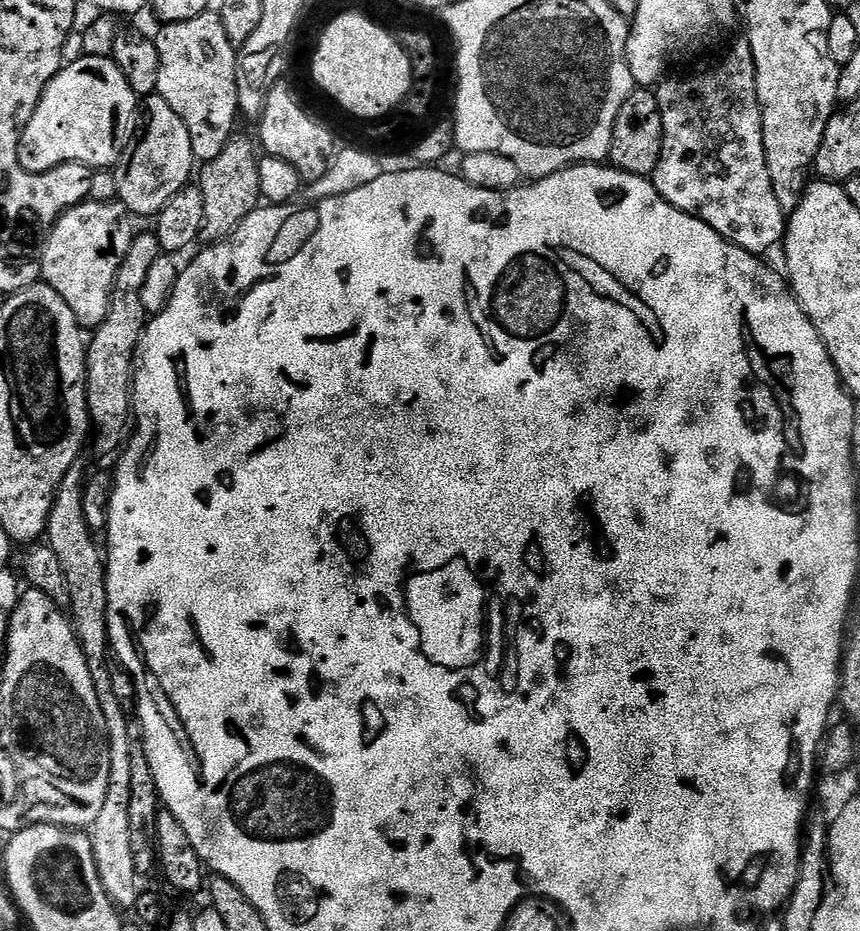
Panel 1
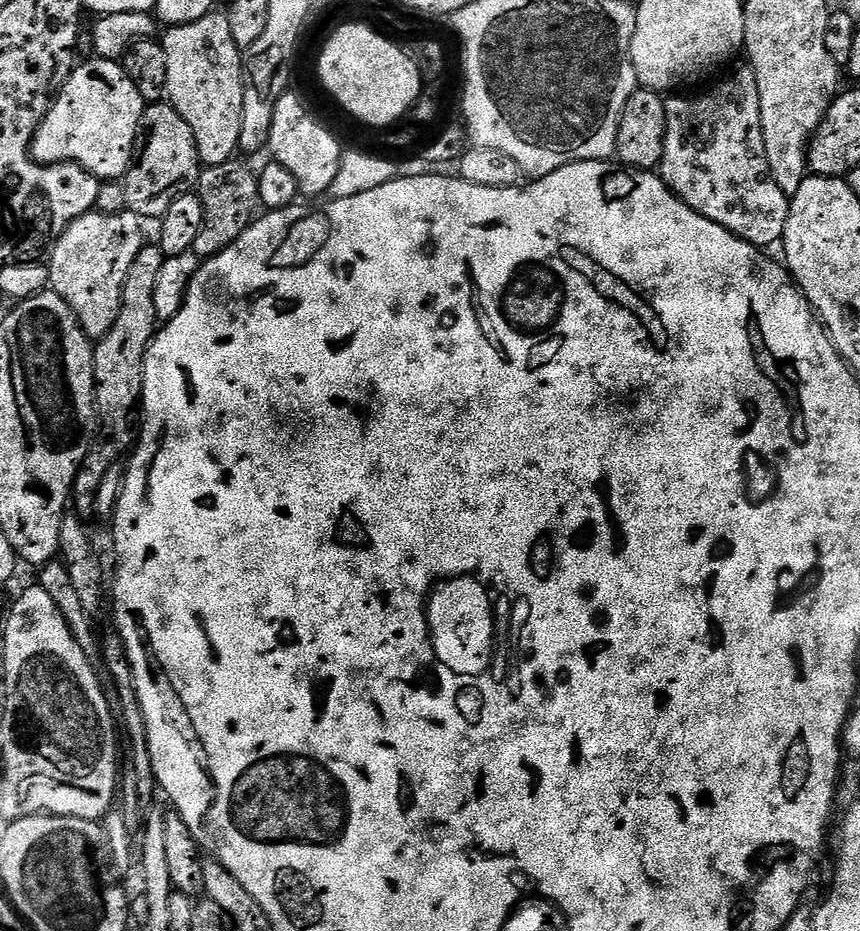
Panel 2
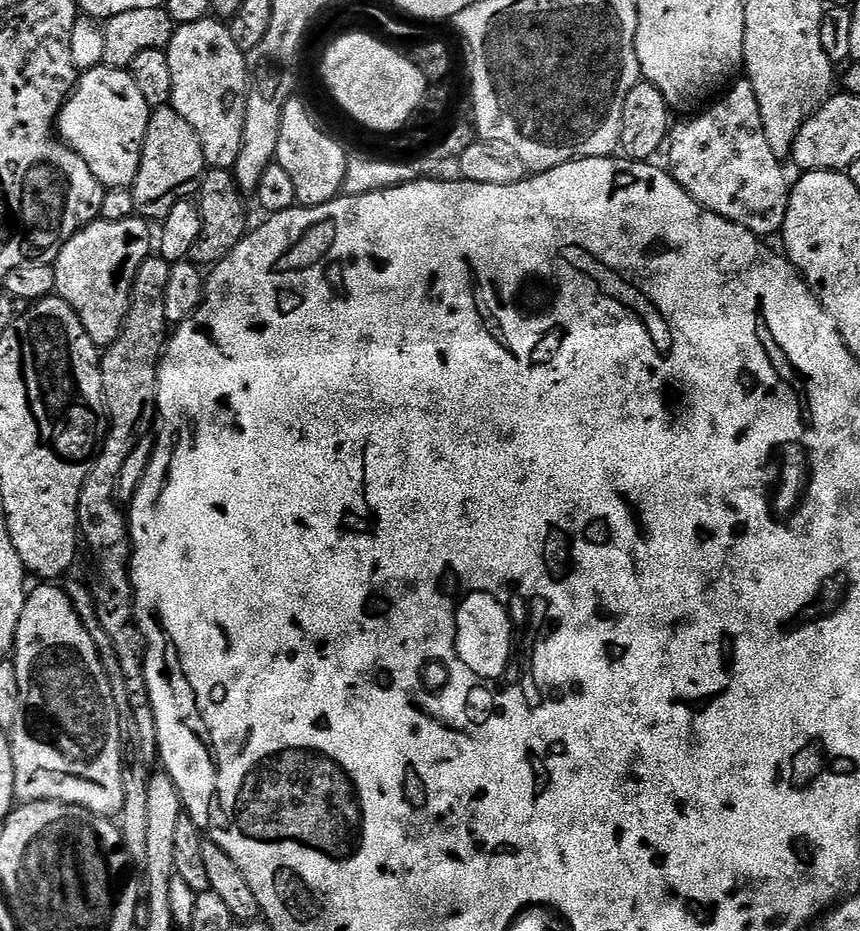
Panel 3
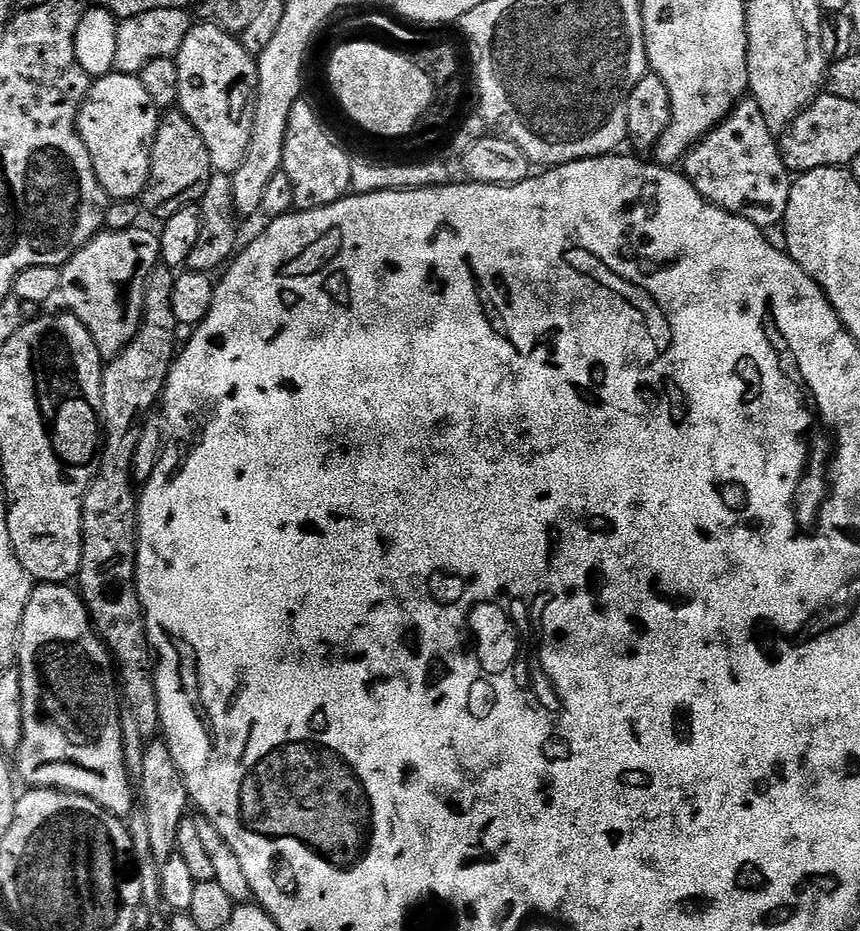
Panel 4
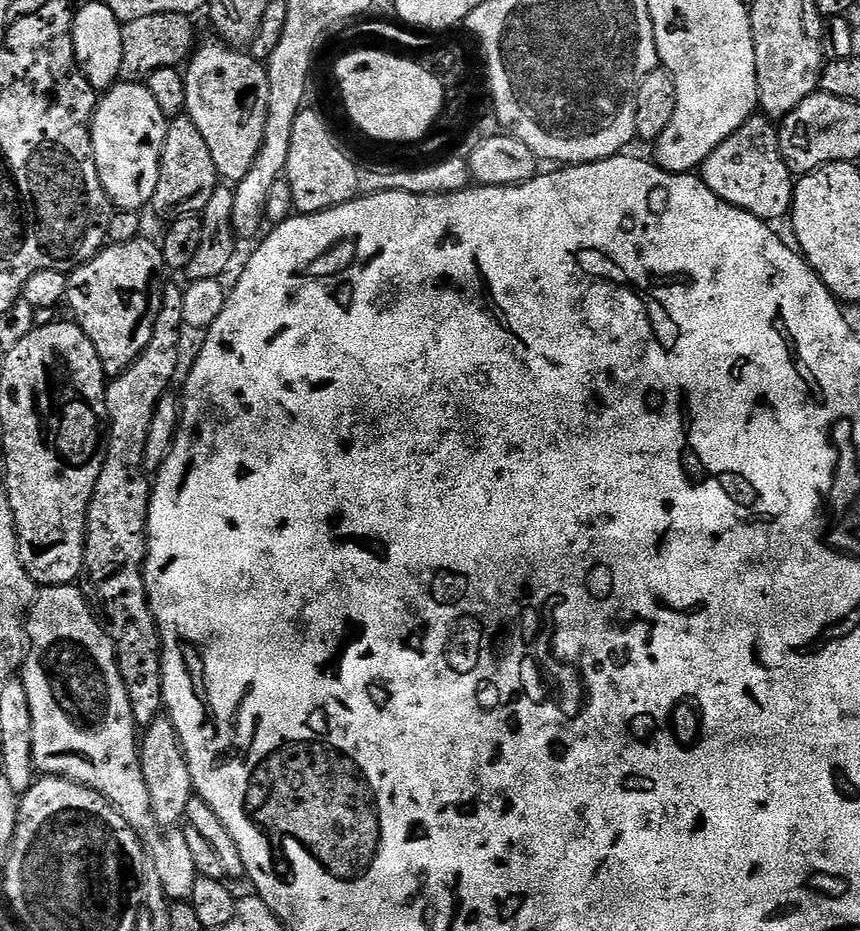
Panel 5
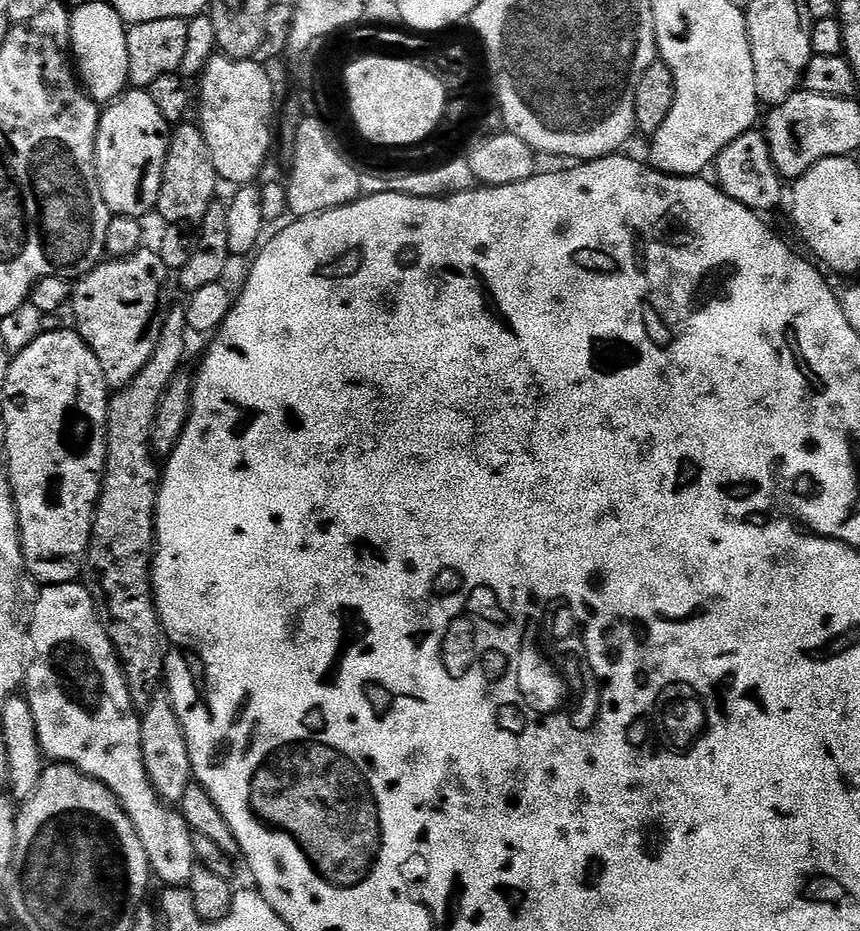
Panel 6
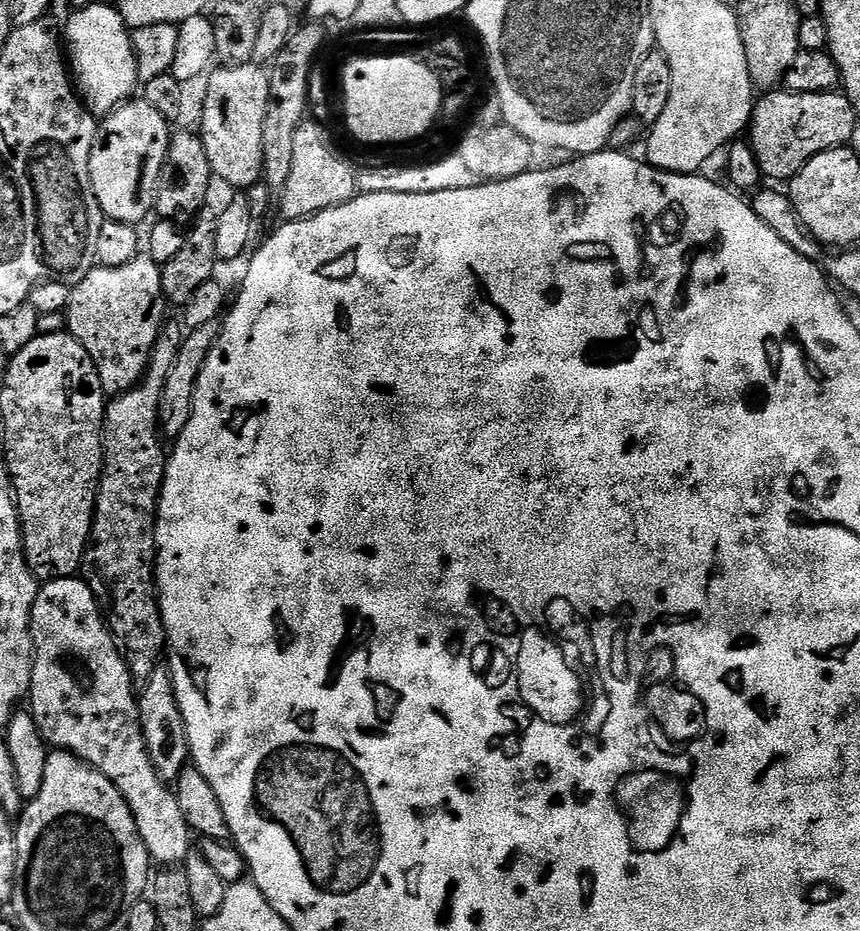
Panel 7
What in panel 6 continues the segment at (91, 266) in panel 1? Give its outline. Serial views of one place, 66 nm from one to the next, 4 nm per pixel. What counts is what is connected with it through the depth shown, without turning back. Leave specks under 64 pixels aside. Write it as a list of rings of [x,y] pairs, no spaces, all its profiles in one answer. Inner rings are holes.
[[[141,250],[132,256],[105,259],[87,276],[75,281],[70,301],[72,316],[76,319],[75,331],[92,347],[92,352],[105,369],[124,372],[135,362],[136,356],[147,358],[152,355],[154,336],[153,333],[151,336],[144,332],[144,328],[150,327],[156,320],[156,311],[160,308],[160,291],[168,276],[170,270],[162,262],[159,251]],[[123,331],[128,336],[141,335],[141,344],[131,348],[124,341]]]

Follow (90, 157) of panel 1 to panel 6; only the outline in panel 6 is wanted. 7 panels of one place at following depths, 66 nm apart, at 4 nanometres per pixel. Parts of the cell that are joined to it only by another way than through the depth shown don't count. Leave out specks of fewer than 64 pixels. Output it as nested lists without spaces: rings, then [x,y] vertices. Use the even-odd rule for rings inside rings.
[[[125,91],[101,111],[96,135],[96,177],[109,212],[117,216],[144,218],[148,211],[151,213],[155,209],[162,190],[164,167],[168,161],[169,141],[170,125],[162,110],[158,110],[158,106],[154,103],[151,91]]]

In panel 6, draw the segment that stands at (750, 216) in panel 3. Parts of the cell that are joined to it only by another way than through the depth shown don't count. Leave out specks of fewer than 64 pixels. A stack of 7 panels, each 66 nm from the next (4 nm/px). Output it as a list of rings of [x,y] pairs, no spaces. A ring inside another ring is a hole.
[[[753,130],[734,138],[734,142],[730,142],[730,146],[726,146],[726,150],[722,150],[716,159],[715,172],[714,180],[718,187],[730,198],[734,198],[734,202],[751,208],[757,214],[765,214],[771,208],[778,207],[783,196],[785,199],[786,184],[774,166],[768,138],[763,131]]]

